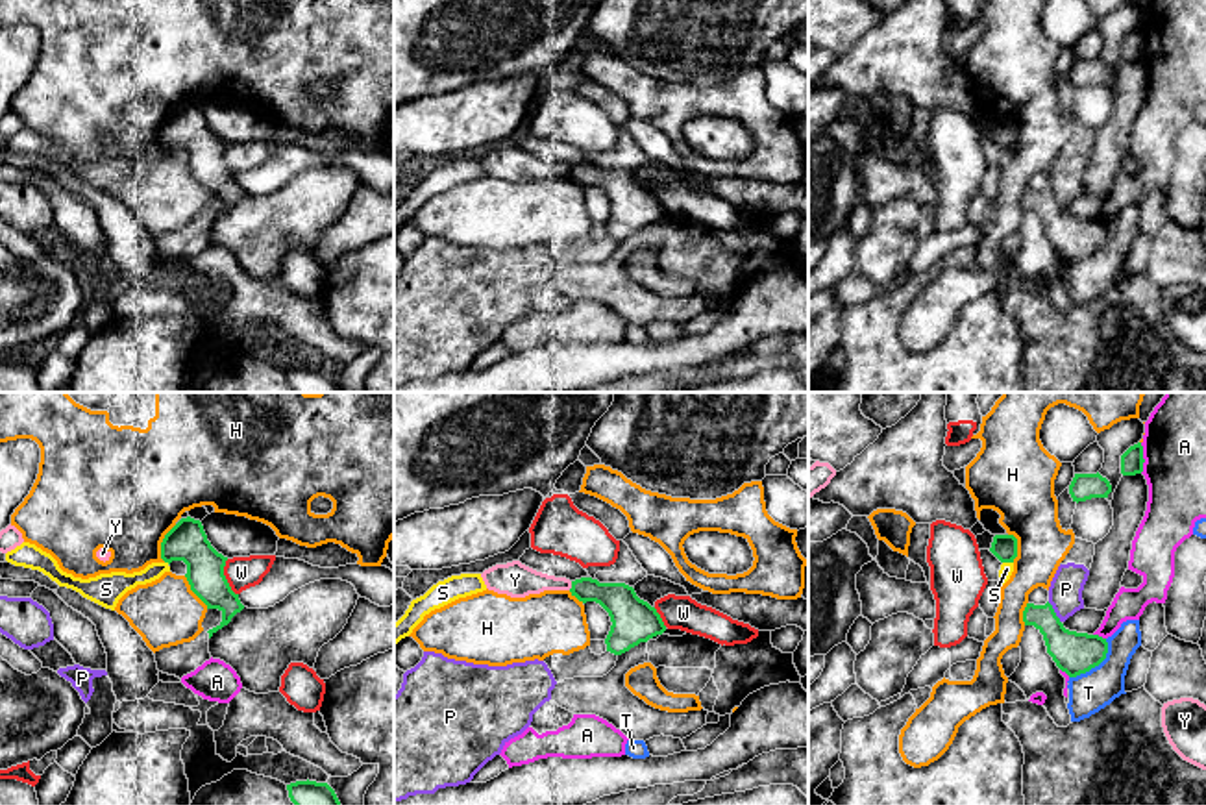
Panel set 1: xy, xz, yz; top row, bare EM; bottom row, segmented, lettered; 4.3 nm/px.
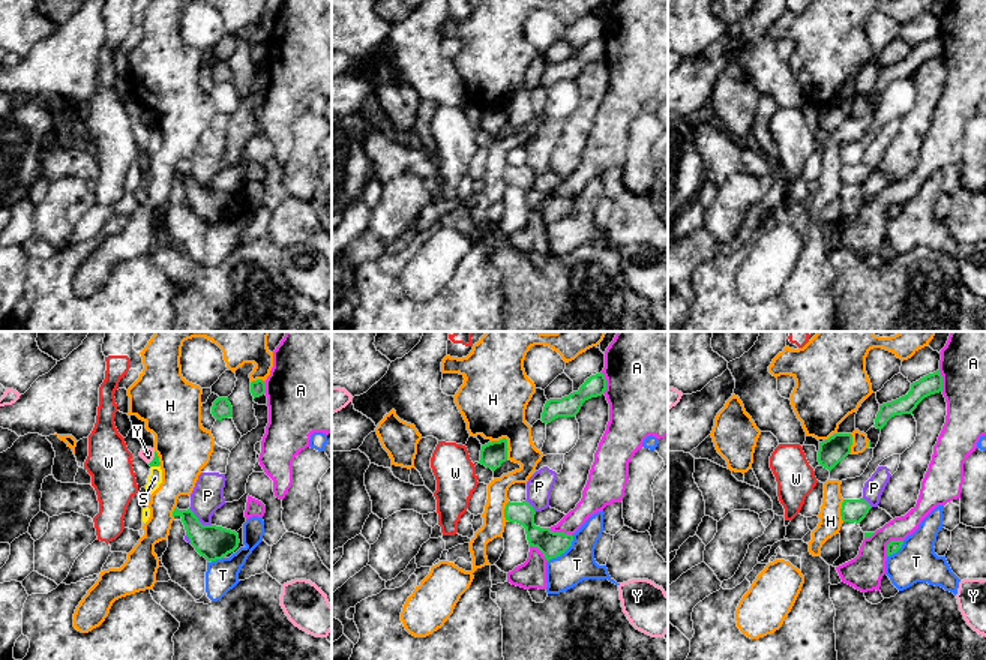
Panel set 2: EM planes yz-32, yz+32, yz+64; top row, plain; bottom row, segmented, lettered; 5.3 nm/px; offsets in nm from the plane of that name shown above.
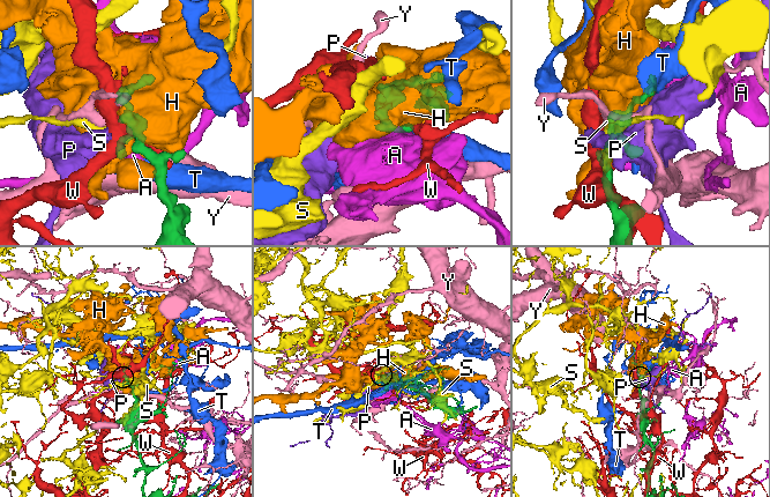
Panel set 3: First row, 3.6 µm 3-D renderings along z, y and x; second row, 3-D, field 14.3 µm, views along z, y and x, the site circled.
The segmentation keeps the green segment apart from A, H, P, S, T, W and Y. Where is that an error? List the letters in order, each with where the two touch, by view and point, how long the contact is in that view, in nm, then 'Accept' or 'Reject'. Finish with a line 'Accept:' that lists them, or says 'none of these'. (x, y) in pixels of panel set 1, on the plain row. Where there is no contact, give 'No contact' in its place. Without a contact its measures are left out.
A: Touches green at yz (1142, 43). Shared border 140 nm. Reject
H: Touches green at xy (161, 128). Shared border 180 nm. Reject
P: Touches green at yz (1055, 198). Shared border 110 nm. Reject
S: Touches green at yz (1009, 147). Shared border 50 nm. Reject
T: Touches green at yz (1095, 250). Shared border 240 nm. Reject
W: Touches green at xy (224, 163). Shared border 170 nm. Reject
Y: Touches green at xz (572, 171). Shared border 40 nm. Reject
Accept: none of these

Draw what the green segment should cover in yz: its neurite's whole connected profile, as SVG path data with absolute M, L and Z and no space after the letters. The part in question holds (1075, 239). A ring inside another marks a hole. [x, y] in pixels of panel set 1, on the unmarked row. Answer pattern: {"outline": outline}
{"outline": "M1049 187L1045 191L1027 189L1023 207L1043 220L1047 239L1069 263L1086 259L1106 244L1106 224L1065 215Z"}

